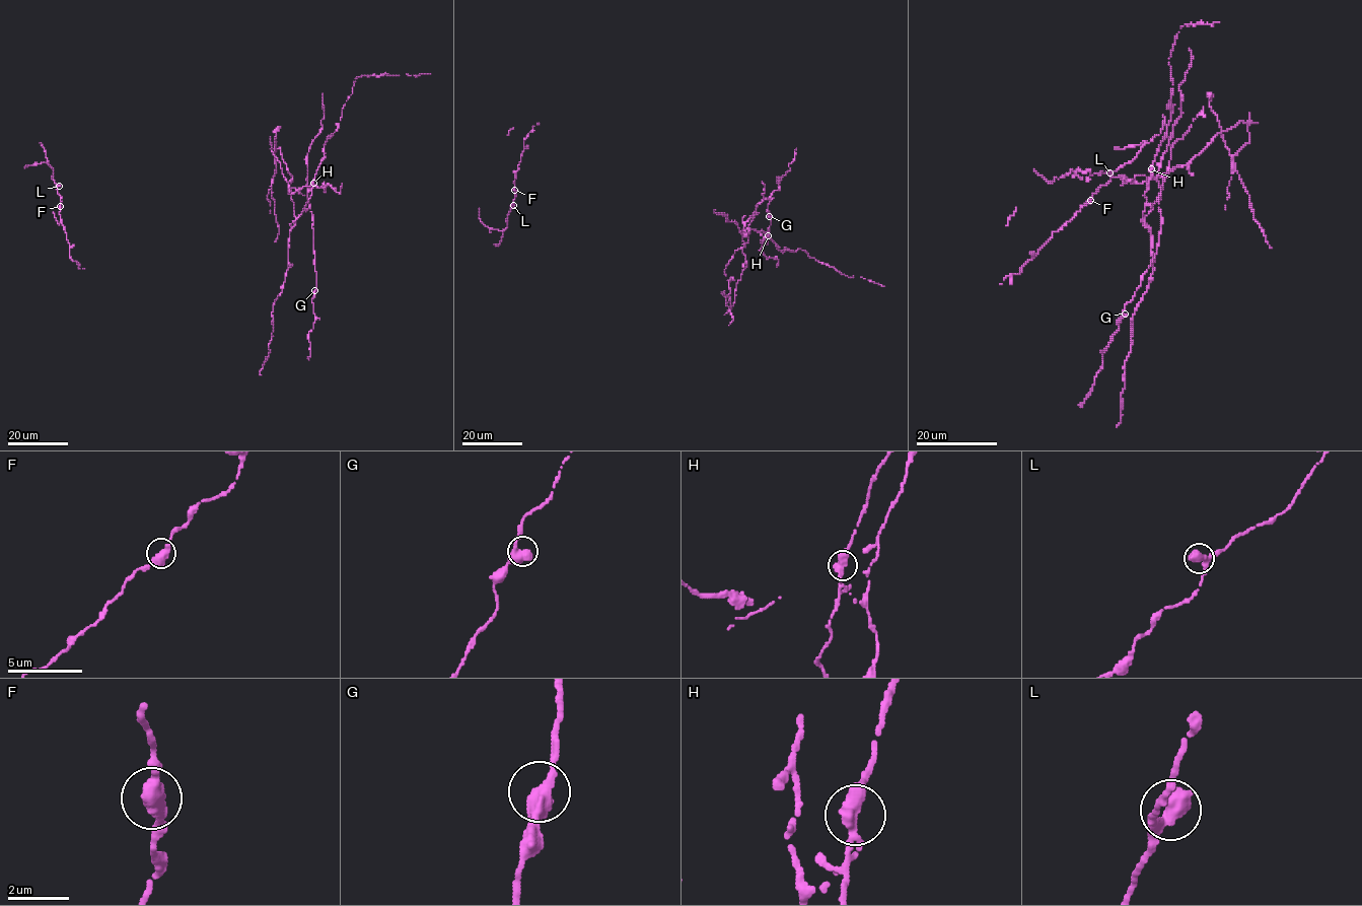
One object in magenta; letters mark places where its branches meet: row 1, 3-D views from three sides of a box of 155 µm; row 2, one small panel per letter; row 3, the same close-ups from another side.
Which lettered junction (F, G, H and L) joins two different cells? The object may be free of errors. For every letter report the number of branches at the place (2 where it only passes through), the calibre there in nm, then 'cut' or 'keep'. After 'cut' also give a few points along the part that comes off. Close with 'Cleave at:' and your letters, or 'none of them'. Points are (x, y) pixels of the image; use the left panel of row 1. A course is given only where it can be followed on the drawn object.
F: 2 branches meet; 440 nm thick; keep
G: 2 branches meet; 440 nm thick; keep
H: 2 branches meet; 480 nm thick; cut; foreign part runs (313, 183), (311, 196), (296, 219), (288, 185), (292, 176), (277, 148), (271, 181), (279, 228), (275, 241)
L: 2 branches meet; 440 nm thick; keep
Cleave at: H

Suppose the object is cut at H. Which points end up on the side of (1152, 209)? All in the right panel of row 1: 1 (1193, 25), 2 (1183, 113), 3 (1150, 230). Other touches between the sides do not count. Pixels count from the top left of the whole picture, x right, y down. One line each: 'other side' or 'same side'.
1: same side
2: other side
3: same side

